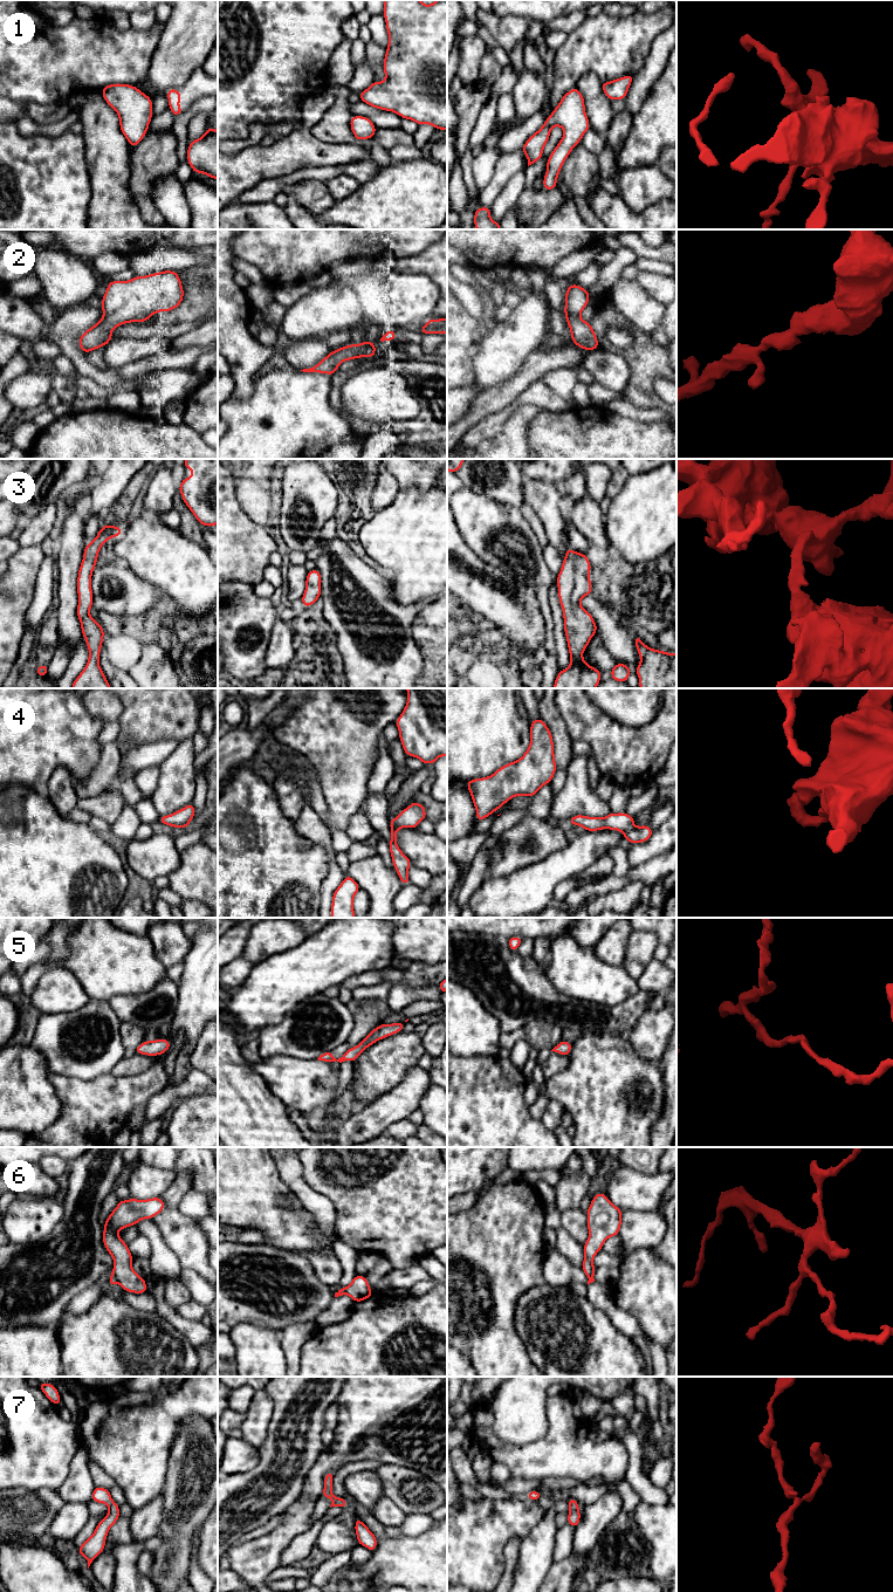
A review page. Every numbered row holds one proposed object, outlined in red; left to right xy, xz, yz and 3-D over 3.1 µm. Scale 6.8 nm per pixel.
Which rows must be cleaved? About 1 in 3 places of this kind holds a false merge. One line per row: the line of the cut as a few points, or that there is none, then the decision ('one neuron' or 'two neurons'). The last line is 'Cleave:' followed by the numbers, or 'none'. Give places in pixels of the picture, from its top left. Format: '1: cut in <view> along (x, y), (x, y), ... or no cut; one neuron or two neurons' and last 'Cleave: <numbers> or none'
1: no cut; one neuron
2: no cut; one neuron
3: no cut; one neuron
4: no cut; one neuron
5: no cut; one neuron
6: cut in xy along (112, 1273), (117, 1282); two neurons
7: no cut; one neuron
Cleave: 6

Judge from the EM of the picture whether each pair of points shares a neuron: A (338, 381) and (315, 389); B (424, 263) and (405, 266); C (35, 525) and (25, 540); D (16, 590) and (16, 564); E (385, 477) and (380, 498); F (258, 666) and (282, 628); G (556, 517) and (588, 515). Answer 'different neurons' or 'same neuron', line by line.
A: different neurons
B: same neuron
C: same neuron
D: same neuron
E: same neuron
F: different neurons
G: different neurons

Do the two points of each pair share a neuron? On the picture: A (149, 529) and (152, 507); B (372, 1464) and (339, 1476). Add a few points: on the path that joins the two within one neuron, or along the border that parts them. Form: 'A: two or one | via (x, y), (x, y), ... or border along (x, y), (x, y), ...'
A: two | border along (144, 513), (159, 519)
B: one | via (364, 1464), (357, 1464), (348, 1469)

